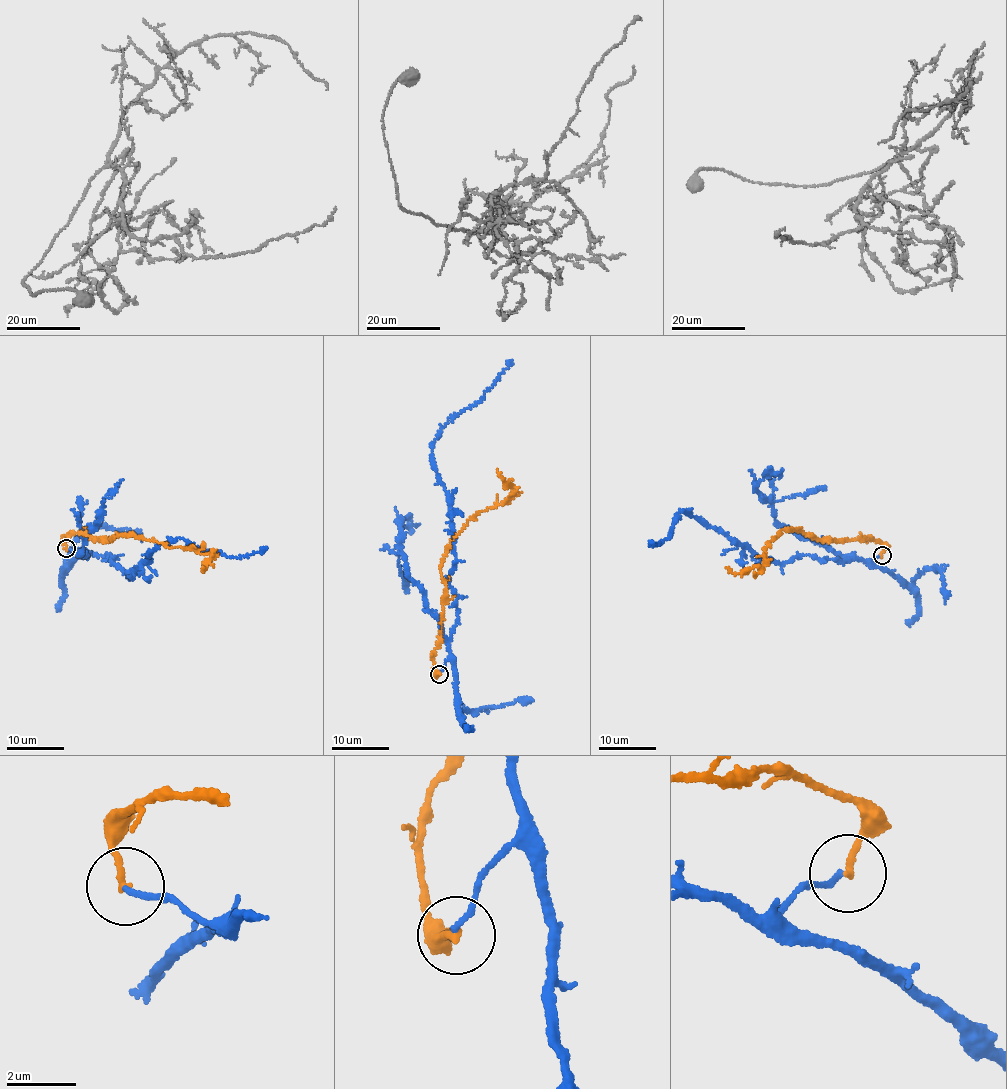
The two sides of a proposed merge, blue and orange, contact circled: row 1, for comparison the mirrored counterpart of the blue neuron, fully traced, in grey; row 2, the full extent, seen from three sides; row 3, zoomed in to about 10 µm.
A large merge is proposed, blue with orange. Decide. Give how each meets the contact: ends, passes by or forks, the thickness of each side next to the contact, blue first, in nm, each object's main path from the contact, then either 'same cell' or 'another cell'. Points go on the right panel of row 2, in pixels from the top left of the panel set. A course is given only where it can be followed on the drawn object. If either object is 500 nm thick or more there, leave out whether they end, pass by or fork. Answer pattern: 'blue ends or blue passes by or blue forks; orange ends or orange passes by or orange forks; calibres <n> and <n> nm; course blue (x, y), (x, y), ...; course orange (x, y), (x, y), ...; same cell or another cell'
blue ends; orange ends; calibres 160 and 200 nm; course blue (881, 555), (868, 562), (802, 555), (776, 563), (678, 511), (661, 543), (649, 541); course orange (882, 555), (885, 546), (871, 538), (821, 541), (783, 530), (769, 542), (760, 569), (740, 573), (726, 567); another cell

